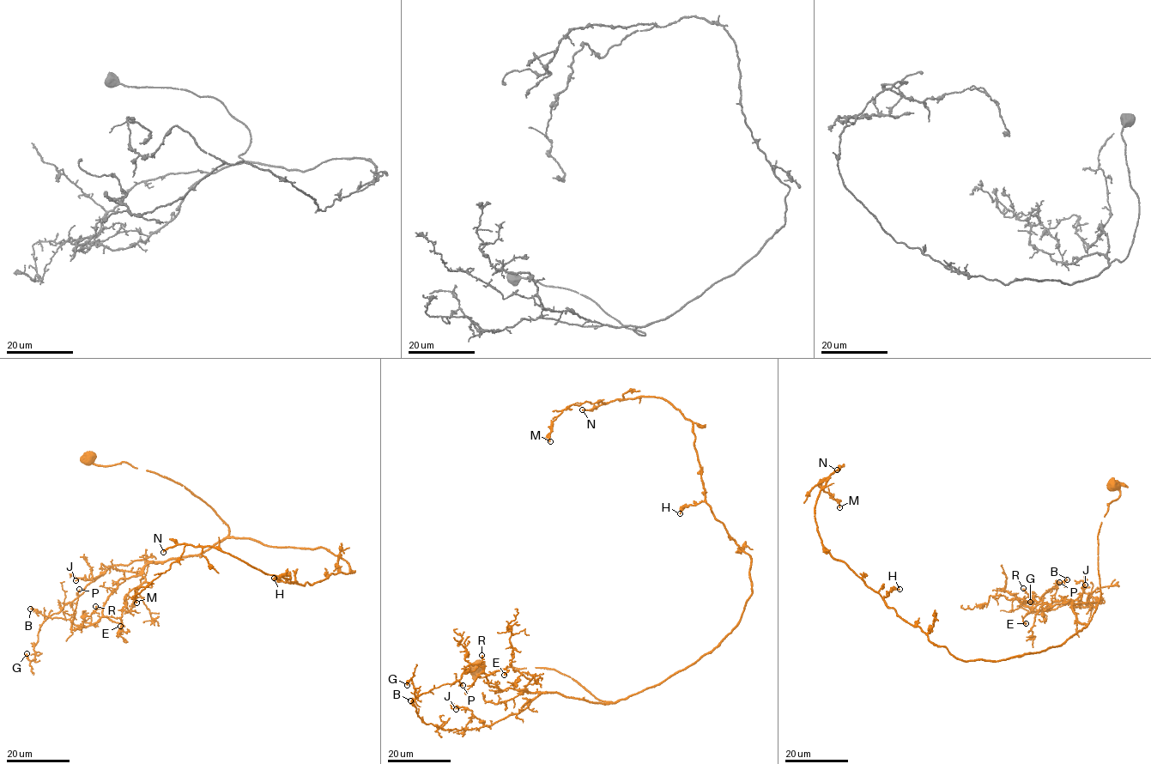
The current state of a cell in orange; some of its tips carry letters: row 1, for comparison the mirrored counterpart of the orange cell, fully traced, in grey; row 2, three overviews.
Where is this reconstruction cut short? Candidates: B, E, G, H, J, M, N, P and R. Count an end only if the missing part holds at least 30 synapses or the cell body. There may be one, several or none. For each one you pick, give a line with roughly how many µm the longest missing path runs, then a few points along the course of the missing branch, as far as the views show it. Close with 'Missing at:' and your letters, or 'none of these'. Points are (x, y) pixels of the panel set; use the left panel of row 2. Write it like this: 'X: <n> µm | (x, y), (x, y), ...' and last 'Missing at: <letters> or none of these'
N: 80 µm | (163, 552), (144, 548), (142, 536), (118, 507), (106, 501), (90, 499), (89, 494), (77, 513), (39, 532)
Missing at: N

